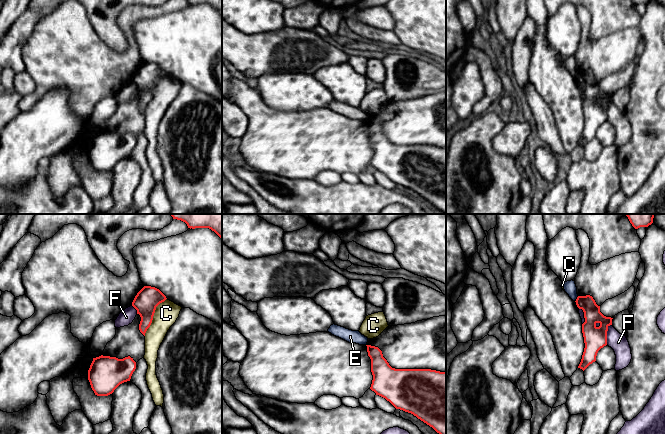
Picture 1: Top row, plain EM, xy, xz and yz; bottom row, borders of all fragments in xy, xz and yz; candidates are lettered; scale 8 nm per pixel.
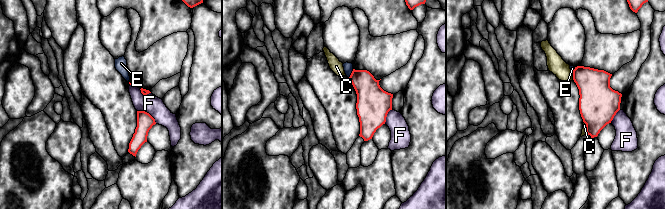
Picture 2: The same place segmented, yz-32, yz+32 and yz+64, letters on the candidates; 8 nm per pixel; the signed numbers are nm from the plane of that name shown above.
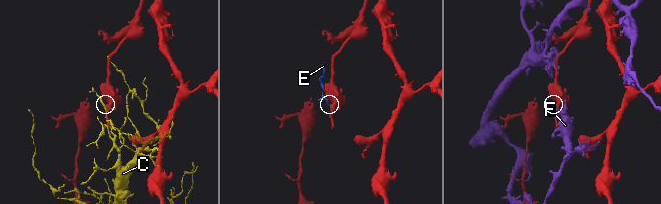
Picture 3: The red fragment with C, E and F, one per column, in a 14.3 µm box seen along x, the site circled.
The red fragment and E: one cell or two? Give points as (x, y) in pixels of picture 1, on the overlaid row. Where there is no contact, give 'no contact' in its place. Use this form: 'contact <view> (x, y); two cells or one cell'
contact yz (576, 299); two cells

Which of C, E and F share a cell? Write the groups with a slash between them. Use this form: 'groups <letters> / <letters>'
groups C / E / F

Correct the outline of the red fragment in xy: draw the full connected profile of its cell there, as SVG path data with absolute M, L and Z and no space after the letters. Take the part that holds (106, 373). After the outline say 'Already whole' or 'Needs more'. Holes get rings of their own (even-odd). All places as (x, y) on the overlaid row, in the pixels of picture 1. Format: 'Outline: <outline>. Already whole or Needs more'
Outline: M110 356L93 358L88 380L97 396L108 396L122 383L130 381L136 362L130 356L123 359Z. Already whole

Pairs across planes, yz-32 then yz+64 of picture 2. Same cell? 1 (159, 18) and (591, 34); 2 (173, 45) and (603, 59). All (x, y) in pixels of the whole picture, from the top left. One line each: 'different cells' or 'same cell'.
1: different cells
2: same cell

